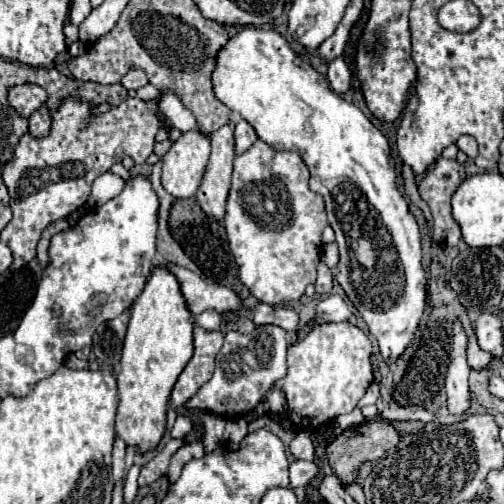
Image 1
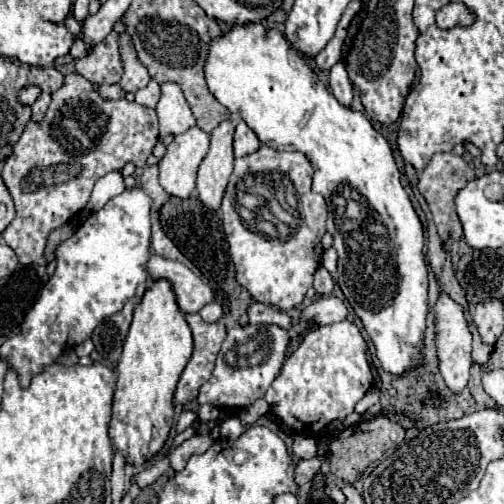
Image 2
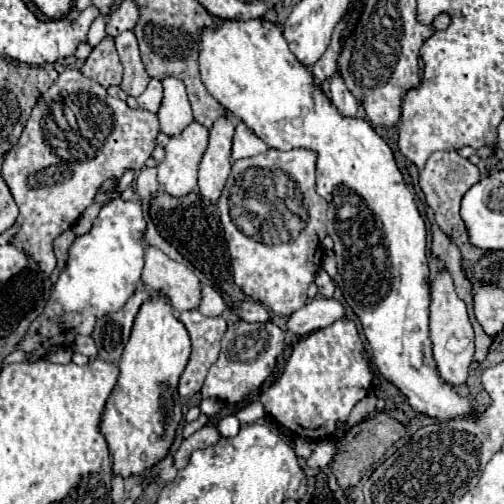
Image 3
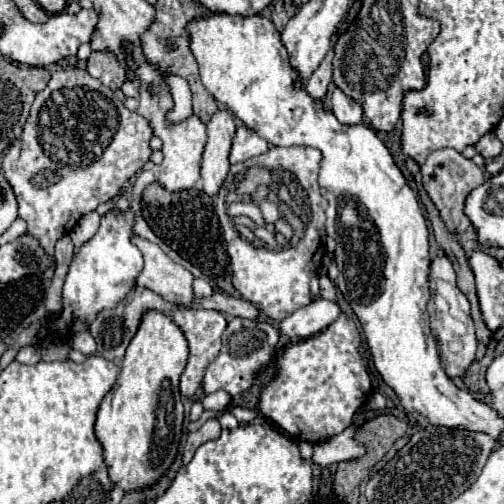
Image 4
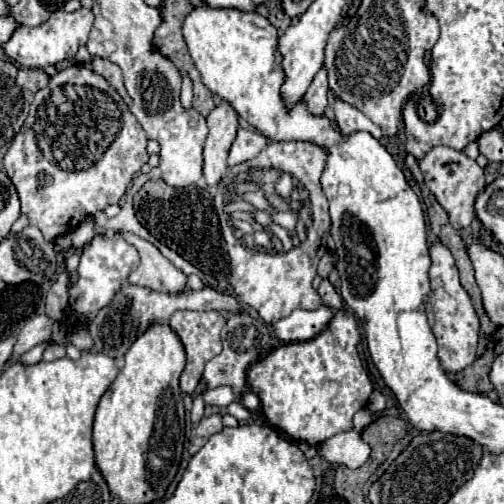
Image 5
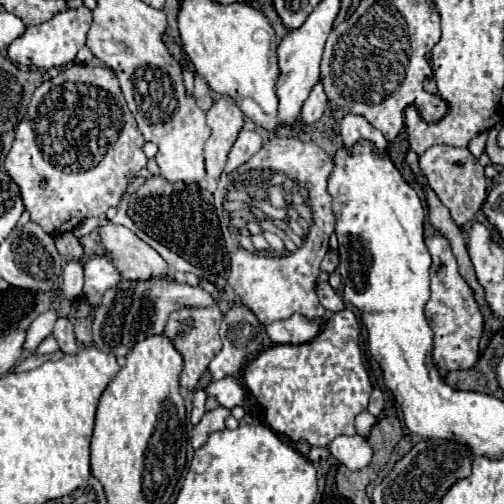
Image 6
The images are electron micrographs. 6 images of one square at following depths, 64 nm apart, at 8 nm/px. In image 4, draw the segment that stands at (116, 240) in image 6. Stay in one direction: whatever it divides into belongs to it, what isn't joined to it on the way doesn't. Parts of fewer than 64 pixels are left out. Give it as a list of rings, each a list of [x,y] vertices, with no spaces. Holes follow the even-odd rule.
[[[132,236],[132,244],[136,244],[144,256],[144,268],[136,278],[136,286],[148,288],[174,304],[192,304],[194,276],[180,264],[172,262],[156,244],[140,236]]]

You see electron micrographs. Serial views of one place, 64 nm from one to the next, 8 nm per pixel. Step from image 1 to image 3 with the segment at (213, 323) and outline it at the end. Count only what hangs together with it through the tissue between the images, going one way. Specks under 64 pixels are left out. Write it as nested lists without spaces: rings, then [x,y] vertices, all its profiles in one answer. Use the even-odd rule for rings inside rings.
[[[200,284],[200,292],[202,292],[202,300],[200,300],[198,310],[206,316],[220,316],[226,308],[222,296],[208,284]]]

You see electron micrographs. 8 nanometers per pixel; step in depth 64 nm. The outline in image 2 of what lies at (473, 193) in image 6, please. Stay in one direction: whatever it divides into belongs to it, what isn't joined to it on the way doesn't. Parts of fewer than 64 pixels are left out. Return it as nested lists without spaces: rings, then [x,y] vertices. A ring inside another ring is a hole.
[[[438,152],[436,156],[432,156],[428,166],[420,174],[418,190],[426,198],[430,210],[434,214],[434,222],[436,222],[438,234],[440,234],[440,238],[444,242],[454,242],[454,240],[462,238],[462,224],[460,224],[460,218],[456,216],[456,196],[474,178],[476,178],[474,168],[462,156],[456,156],[454,152]]]

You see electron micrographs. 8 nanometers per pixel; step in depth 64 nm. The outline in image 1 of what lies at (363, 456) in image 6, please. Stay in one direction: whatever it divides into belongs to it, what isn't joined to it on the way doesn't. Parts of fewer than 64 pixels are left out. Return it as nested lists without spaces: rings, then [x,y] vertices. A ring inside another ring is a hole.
[[[296,460],[290,464],[290,486],[298,488],[298,486],[306,486],[314,474],[318,472],[318,464],[316,462],[304,462],[304,460]]]

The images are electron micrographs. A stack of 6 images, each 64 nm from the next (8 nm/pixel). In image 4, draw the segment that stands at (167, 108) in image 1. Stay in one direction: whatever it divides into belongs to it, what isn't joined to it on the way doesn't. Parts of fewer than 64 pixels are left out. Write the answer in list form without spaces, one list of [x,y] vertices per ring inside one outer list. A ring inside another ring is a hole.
[[[172,76],[168,78],[168,84],[170,84],[172,98],[174,98],[174,110],[168,114],[168,120],[178,122],[178,120],[188,118],[192,114],[192,92],[190,92],[188,80],[180,76]]]

